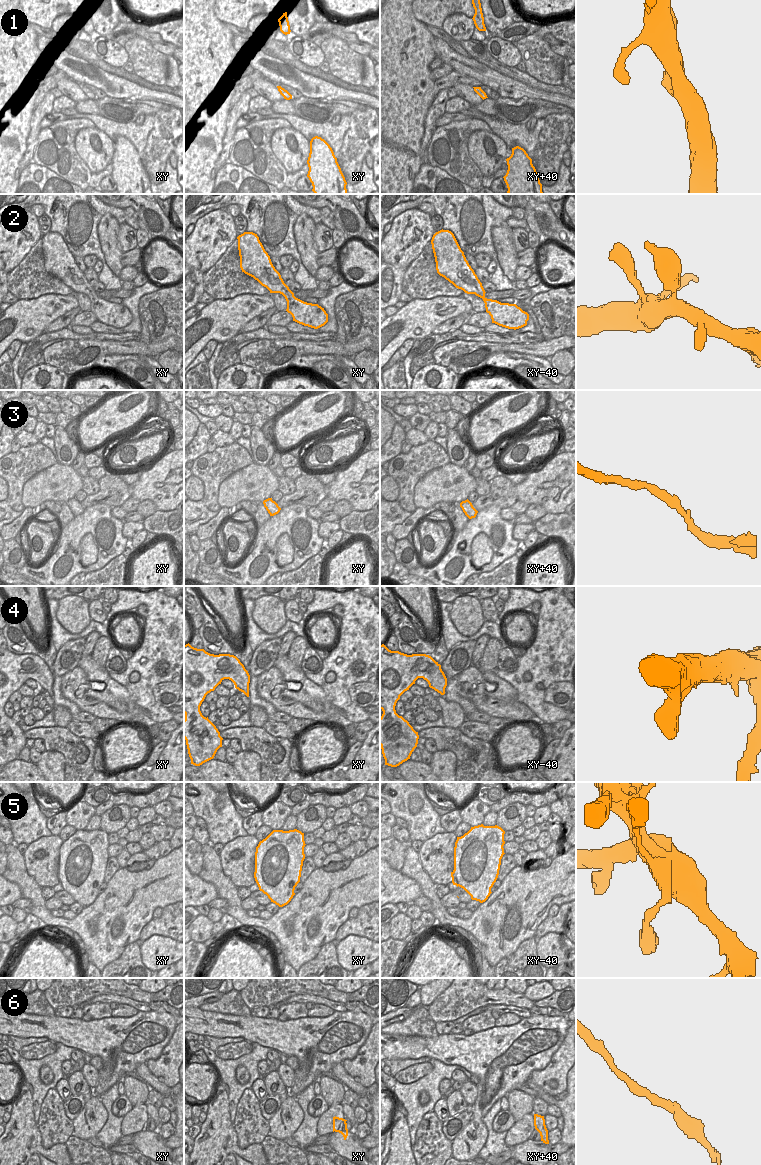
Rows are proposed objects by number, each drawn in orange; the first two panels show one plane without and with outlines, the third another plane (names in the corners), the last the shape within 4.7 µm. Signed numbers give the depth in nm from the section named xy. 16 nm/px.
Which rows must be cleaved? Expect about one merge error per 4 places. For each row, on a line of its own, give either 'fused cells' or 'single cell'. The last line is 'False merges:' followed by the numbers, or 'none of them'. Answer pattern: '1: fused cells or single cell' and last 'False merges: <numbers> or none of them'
1: single cell
2: single cell
3: single cell
4: single cell
5: fused cells
6: single cell
False merges: 5

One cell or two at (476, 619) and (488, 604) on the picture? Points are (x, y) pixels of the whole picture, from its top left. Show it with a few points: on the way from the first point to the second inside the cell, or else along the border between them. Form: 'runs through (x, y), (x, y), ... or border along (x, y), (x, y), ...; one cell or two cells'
border along (479, 600), (484, 620); two cells

